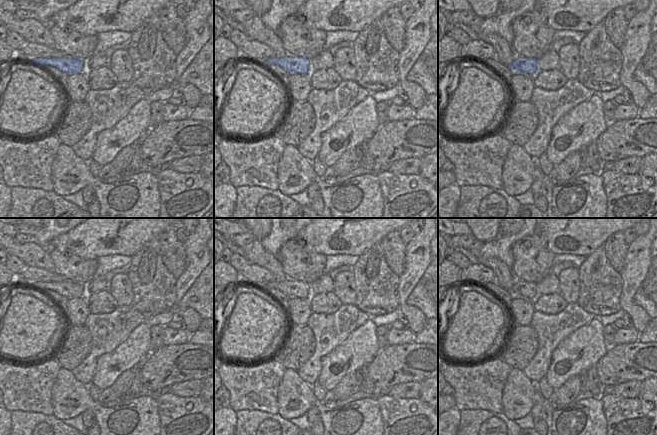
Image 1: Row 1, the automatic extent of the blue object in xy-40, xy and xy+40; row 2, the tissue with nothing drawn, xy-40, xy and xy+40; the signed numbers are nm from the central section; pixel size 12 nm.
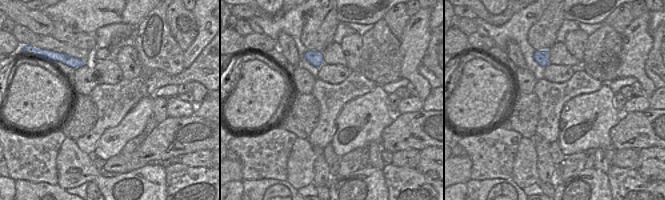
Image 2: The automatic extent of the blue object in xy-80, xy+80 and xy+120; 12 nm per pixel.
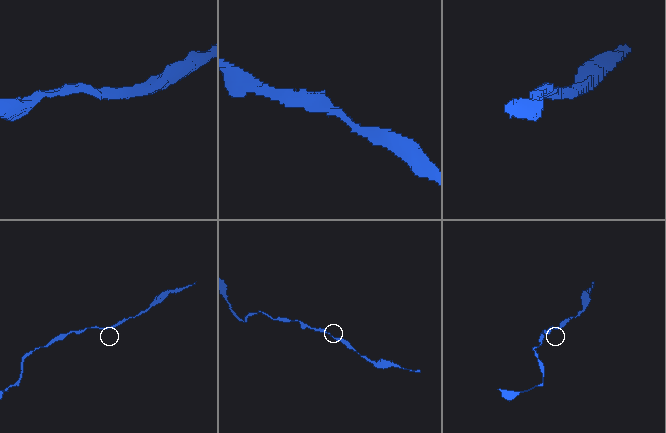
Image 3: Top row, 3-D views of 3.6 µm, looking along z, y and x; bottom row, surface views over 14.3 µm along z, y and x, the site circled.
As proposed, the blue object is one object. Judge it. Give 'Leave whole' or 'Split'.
Split

